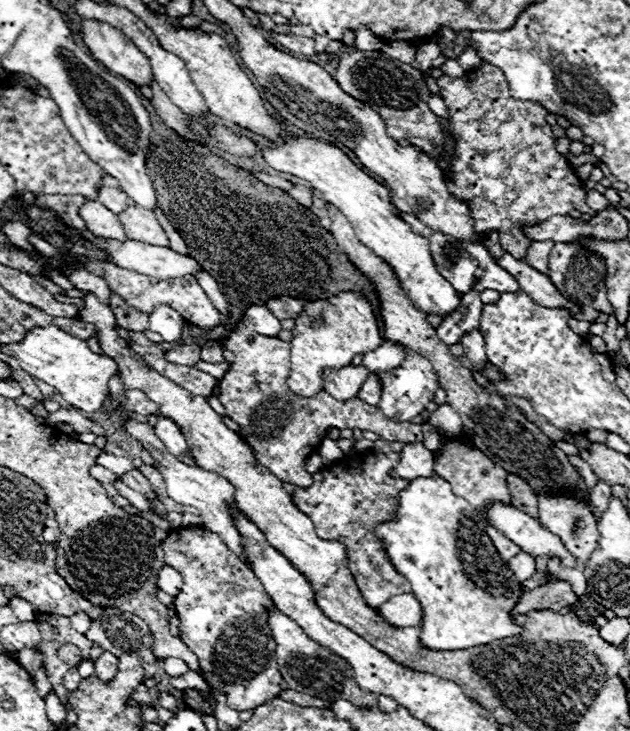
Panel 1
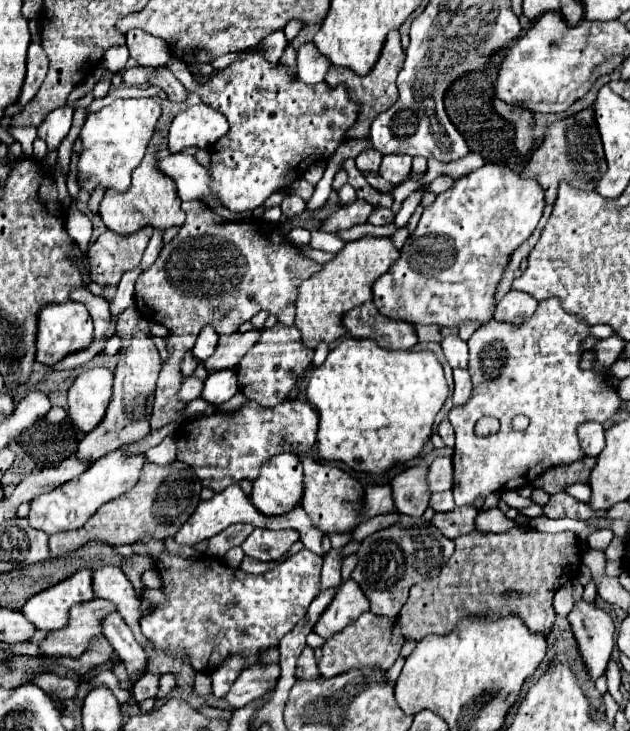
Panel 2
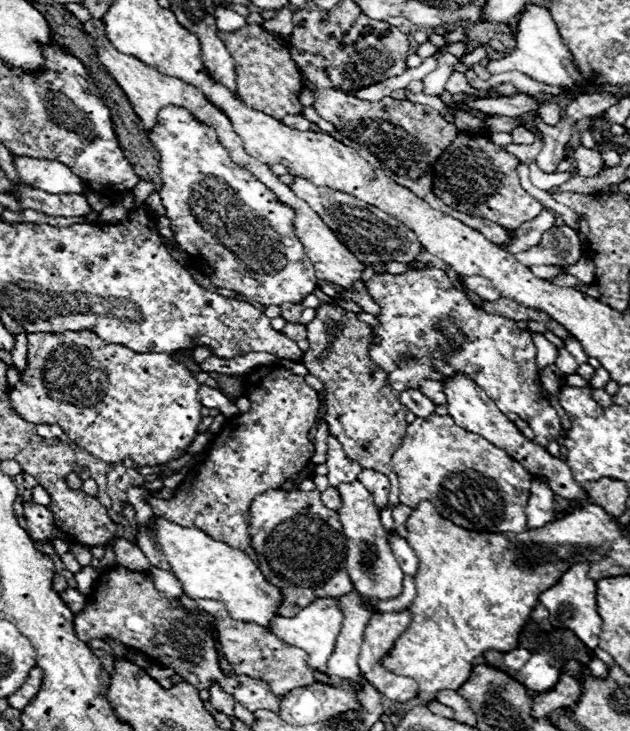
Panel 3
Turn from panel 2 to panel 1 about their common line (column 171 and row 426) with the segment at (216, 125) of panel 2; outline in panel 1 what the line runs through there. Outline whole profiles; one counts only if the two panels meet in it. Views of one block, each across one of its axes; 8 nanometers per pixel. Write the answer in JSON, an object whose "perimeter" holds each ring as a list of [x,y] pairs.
{"perimeter":[[[122,416],[122,422],[126,424],[128,432],[152,454],[154,462],[160,464],[160,474],[166,480],[166,488],[170,488],[168,496],[184,506],[194,506],[200,510],[200,518],[202,518],[202,526],[214,534],[218,534],[224,544],[230,548],[230,552],[234,552],[234,556],[238,556],[242,562],[246,562],[244,550],[242,550],[242,536],[234,526],[234,514],[230,512],[230,506],[236,506],[234,500],[234,486],[230,482],[226,482],[222,476],[218,476],[216,472],[208,472],[202,470],[198,466],[186,466],[184,462],[180,462],[178,458],[170,456],[164,448],[164,444],[158,440],[158,436],[154,434],[154,428],[150,424],[140,424],[136,422],[132,416]]]}

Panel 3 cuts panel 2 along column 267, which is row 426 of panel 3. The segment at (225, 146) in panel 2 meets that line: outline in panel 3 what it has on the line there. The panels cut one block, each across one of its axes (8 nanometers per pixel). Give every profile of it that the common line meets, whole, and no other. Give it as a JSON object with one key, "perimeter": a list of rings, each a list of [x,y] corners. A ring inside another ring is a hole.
{"perimeter":[[[90,330],[62,334],[38,332],[28,336],[28,364],[22,372],[22,380],[8,390],[8,400],[26,422],[60,426],[70,440],[94,458],[108,464],[130,458],[136,468],[144,468],[186,456],[202,422],[198,386],[192,372],[168,354],[138,354],[122,344],[110,344]],[[62,402],[78,410],[62,410]]]}

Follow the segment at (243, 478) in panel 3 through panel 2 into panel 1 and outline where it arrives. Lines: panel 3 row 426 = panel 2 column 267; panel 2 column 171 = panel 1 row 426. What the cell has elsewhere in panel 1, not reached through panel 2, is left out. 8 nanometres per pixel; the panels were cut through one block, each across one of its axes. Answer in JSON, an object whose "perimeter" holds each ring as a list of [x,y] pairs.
{"perimeter":[[[238,322],[226,338],[226,348],[232,350],[236,358],[218,384],[218,398],[230,418],[242,426],[244,440],[252,446],[258,462],[284,482],[292,482],[294,486],[312,484],[312,474],[306,472],[306,458],[316,452],[330,428],[372,430],[388,442],[398,440],[404,444],[422,442],[424,438],[422,424],[394,424],[392,420],[386,420],[378,408],[370,408],[370,404],[362,404],[358,398],[346,402],[334,400],[324,390],[308,400],[294,396],[286,384],[290,368],[290,342],[262,336]]]}

